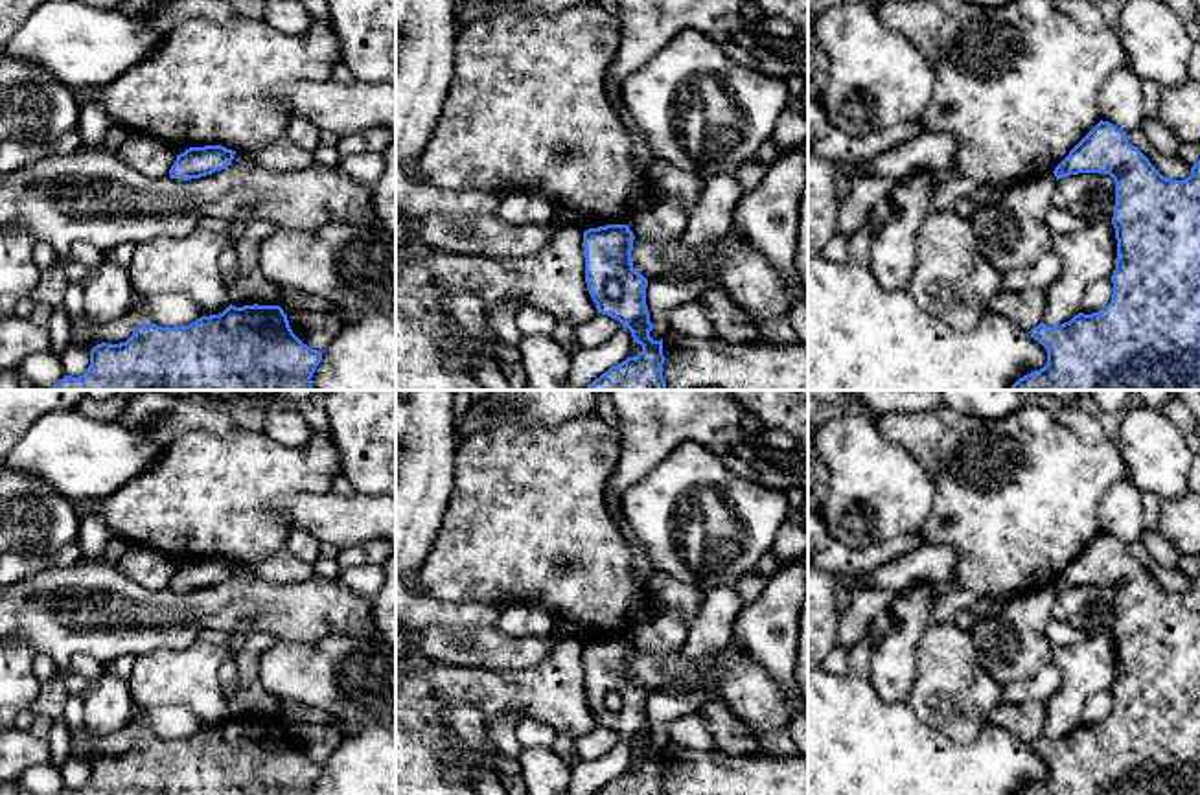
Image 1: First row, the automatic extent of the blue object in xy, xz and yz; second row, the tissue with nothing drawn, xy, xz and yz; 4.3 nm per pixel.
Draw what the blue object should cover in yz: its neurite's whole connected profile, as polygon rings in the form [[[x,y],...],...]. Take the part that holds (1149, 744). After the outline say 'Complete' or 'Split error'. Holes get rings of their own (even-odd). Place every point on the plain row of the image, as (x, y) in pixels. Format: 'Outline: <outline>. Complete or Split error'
Outline: [[[1101,532],[1053,585],[1056,593],[1079,585],[1106,585],[1115,594],[1113,707],[1097,725],[1079,725],[1053,740],[1044,734],[1033,740],[1031,749],[1047,762],[1047,777],[1016,795],[1200,795],[1200,572],[1185,593],[1171,593],[1126,552],[1125,543]]]. Complete

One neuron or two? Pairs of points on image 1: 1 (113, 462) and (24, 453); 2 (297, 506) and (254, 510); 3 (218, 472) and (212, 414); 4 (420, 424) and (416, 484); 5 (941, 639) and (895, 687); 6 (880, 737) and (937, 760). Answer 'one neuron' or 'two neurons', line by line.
1: one neuron
2: two neurons
3: two neurons
4: one neuron
5: two neurons
6: one neuron

